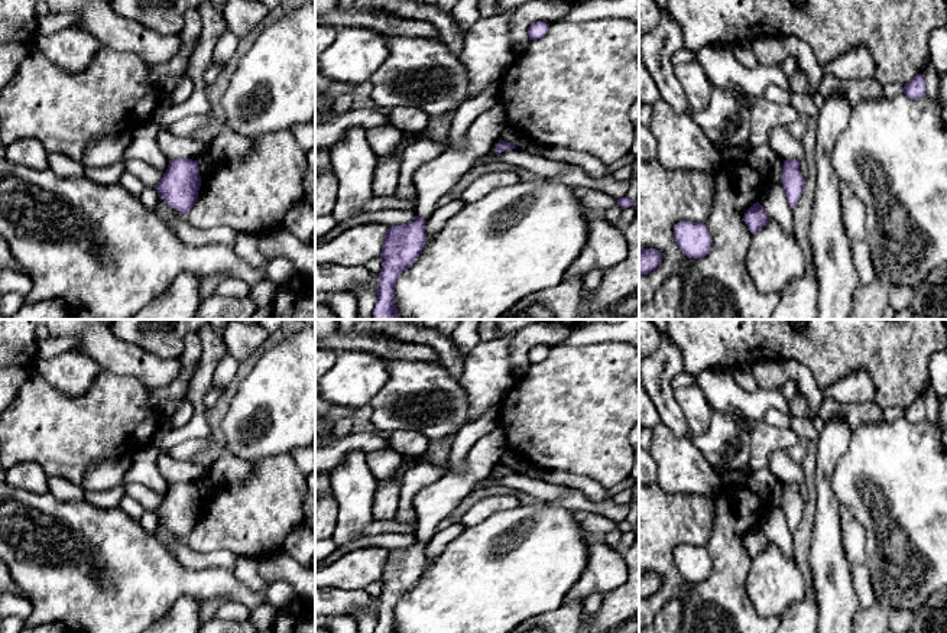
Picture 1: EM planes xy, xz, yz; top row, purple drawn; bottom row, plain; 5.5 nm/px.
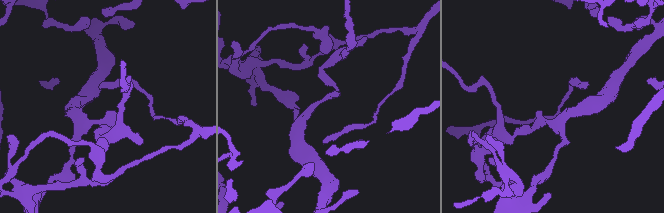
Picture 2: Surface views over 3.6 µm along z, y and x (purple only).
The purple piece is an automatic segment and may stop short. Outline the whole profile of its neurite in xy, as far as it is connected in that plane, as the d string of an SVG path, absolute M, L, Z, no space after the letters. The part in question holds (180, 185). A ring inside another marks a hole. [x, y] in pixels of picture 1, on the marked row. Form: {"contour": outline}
{"contour": "M159 127L158 145L169 160L163 178L156 185L158 195L181 214L188 214L201 186L197 159L202 143L191 136L173 136L166 127Z"}

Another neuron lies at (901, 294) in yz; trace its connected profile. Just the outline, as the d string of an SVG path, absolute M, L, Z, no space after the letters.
M895 276L889 285L889 305L899 312L911 306L914 299L914 288L902 276Z

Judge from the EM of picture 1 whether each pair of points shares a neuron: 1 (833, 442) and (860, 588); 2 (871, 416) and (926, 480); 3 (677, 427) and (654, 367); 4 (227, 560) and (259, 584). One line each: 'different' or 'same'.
1: different
2: different
3: same
4: different

